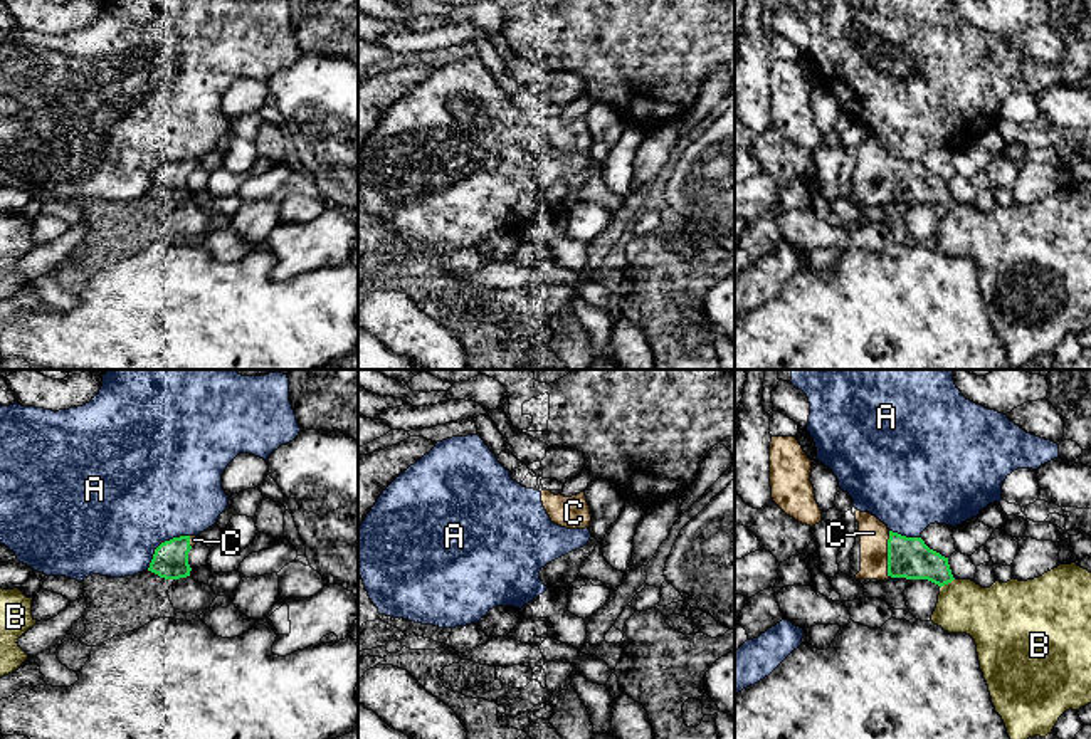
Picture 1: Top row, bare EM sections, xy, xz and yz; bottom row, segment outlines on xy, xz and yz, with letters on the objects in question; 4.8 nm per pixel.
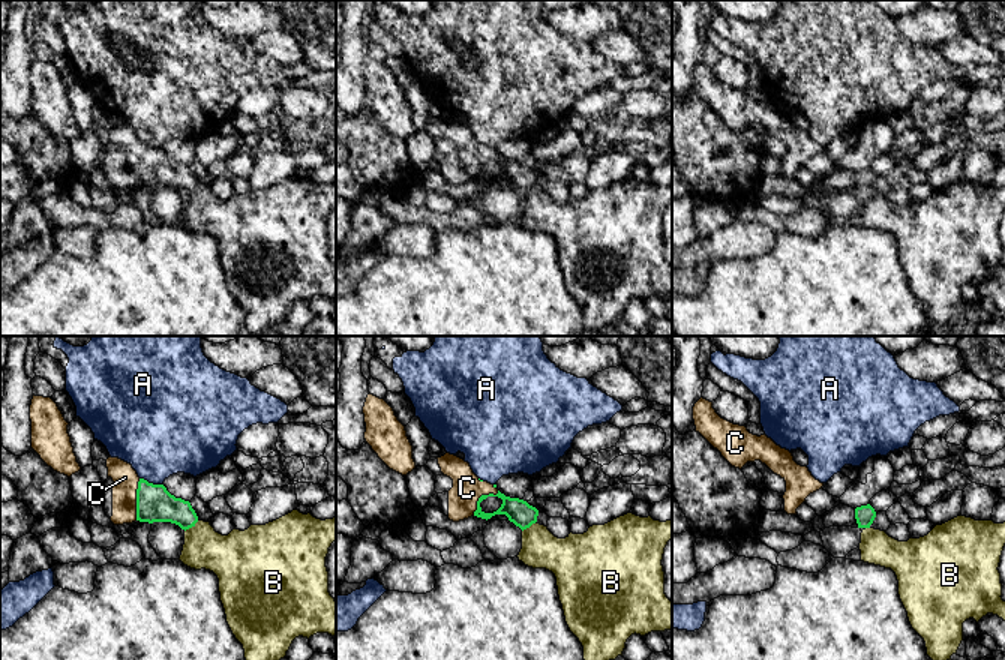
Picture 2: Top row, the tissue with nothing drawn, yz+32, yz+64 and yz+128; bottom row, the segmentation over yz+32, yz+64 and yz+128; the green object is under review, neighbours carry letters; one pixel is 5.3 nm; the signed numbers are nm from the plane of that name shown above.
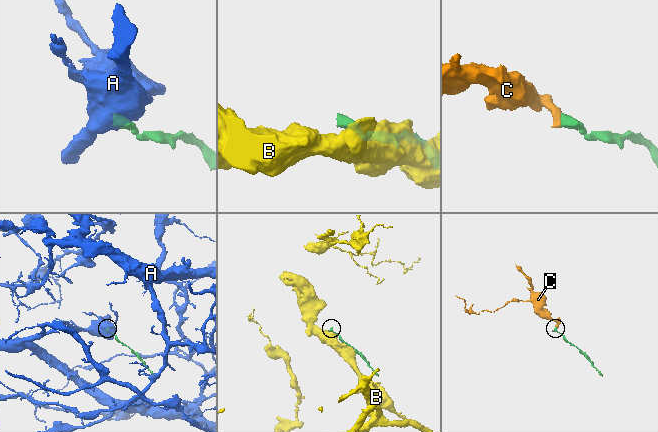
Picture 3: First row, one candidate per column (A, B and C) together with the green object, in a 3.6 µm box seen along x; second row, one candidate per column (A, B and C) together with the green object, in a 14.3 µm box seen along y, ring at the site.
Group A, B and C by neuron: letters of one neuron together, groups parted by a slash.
A / B / C

